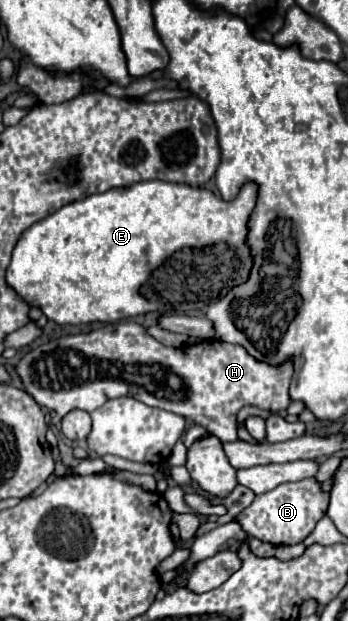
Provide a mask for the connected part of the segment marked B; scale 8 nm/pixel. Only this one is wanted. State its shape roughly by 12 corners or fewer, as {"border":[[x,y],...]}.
{"border":[[313,477],[257,495],[235,517],[251,537],[301,543],[329,495]]}

